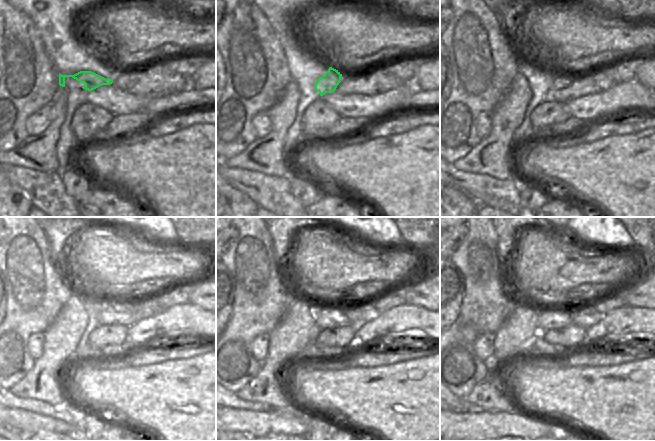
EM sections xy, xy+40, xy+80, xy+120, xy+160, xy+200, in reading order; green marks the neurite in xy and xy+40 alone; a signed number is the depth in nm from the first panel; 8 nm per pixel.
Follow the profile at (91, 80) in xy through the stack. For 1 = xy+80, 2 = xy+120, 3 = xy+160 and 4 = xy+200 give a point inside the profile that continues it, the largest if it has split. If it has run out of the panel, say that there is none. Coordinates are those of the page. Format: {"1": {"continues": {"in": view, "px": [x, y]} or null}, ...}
{"1": {"continues": {"in": "xy+80", "px": [559, 81]}}, "2": {"continues": {"in": "xy+120", "px": [115, 305]}}, "3": {"continues": {"in": "xy+160", "px": [359, 314]}}, "4": {"continues": {"in": "xy+200", "px": [585, 316]}}}

